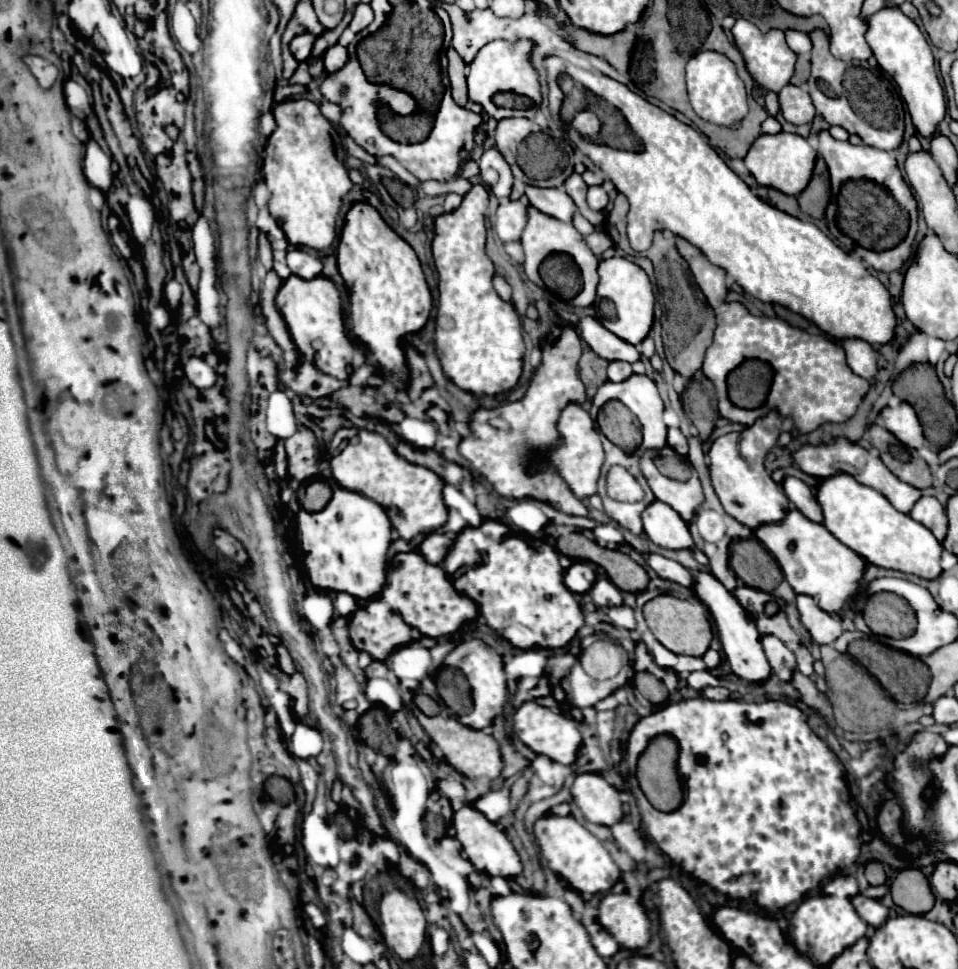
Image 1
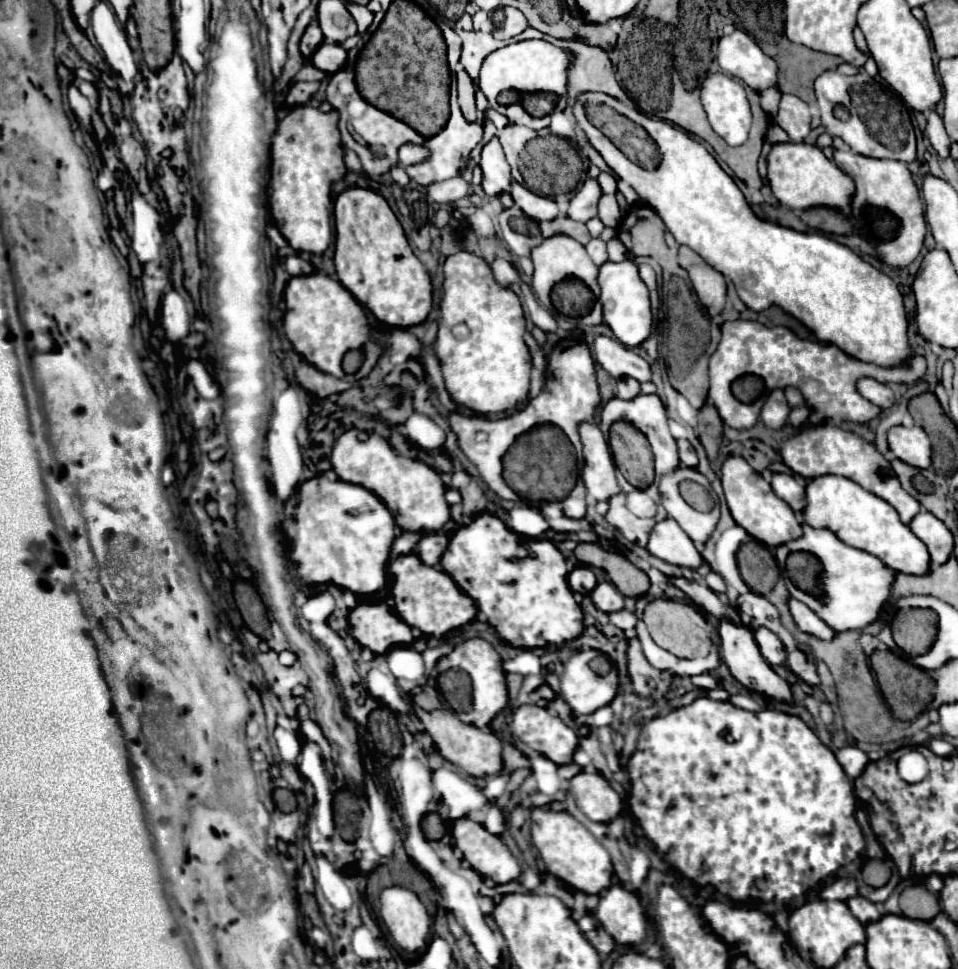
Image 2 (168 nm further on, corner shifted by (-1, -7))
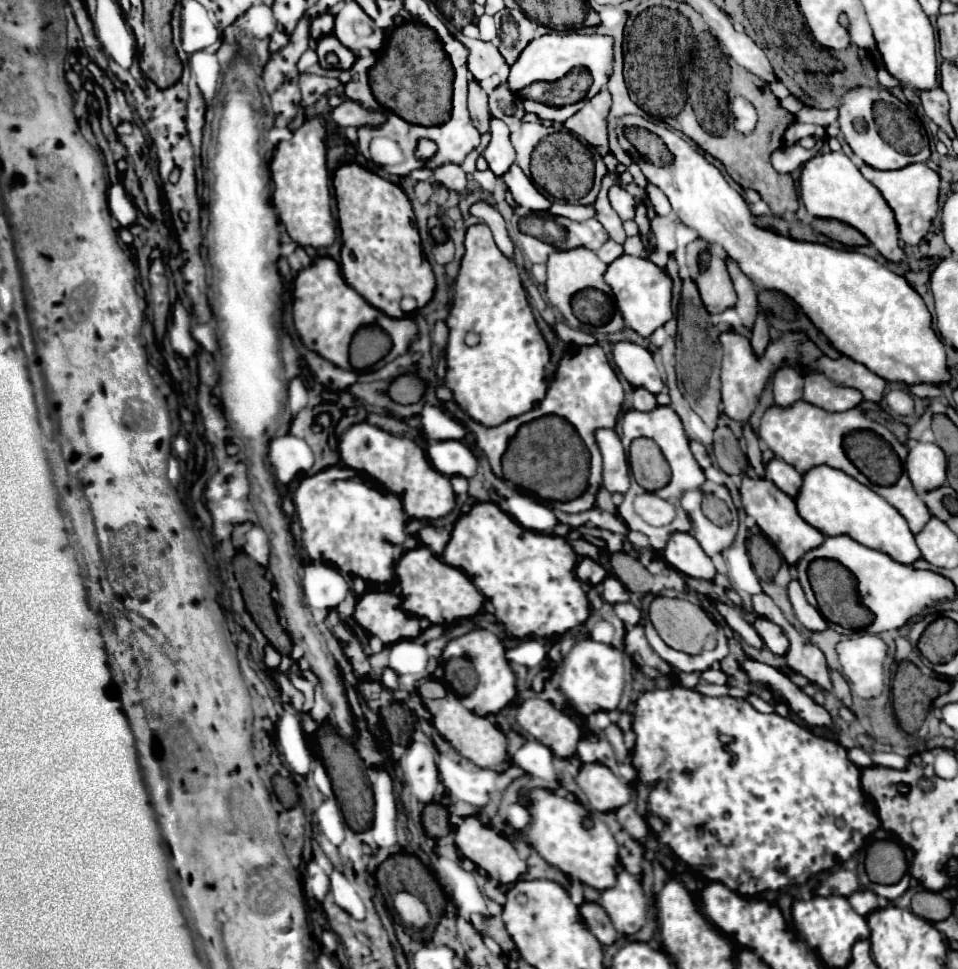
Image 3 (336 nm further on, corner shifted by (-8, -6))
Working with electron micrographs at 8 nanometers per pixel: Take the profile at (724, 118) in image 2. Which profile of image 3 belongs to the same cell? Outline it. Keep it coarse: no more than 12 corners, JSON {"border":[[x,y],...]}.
{"border":[[741,96],[731,100],[733,122],[747,134],[757,124],[757,112]]}

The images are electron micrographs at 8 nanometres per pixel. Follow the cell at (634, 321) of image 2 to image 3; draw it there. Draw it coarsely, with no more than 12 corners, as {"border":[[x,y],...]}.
{"border":[[623,254],[605,282],[625,324],[647,338],[673,316],[673,280]]}

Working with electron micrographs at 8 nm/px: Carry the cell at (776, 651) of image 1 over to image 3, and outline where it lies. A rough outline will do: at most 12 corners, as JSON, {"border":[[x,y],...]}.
{"border":[[761,616],[753,622],[773,654],[783,656],[789,640],[777,624]]}

